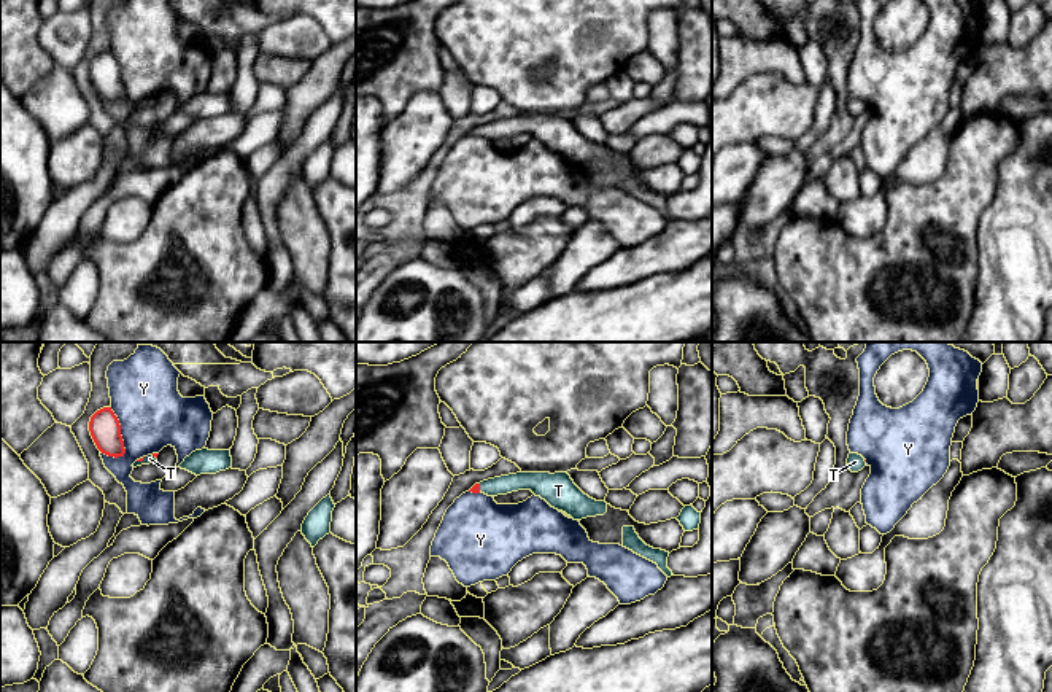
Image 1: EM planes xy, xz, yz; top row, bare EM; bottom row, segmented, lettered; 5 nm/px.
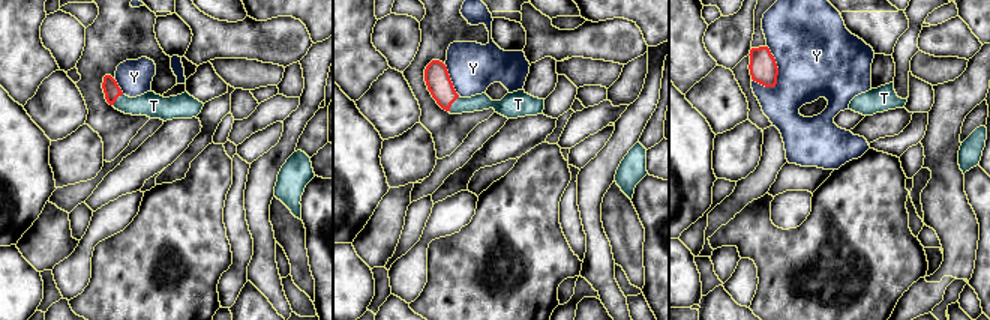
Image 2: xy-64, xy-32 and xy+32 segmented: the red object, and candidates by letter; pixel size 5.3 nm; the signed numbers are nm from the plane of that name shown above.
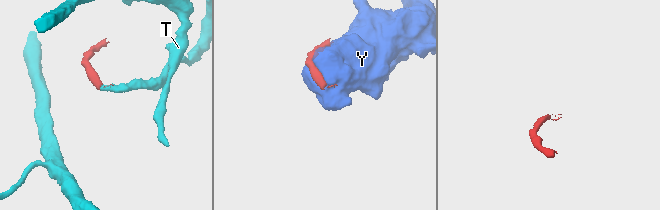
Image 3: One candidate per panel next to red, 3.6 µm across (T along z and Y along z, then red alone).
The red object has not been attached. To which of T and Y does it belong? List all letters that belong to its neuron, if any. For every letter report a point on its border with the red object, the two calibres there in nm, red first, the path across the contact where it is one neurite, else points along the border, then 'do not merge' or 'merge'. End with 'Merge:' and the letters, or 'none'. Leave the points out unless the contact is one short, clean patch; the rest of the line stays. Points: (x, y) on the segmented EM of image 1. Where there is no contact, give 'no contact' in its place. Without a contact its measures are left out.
T: xy (140, 460) | 20/50 nm | across xy (143, 457), (140, 460), (150, 458) | merge
Y: xy (119, 435) | 160/340 nm | do not merge
Merge: T

